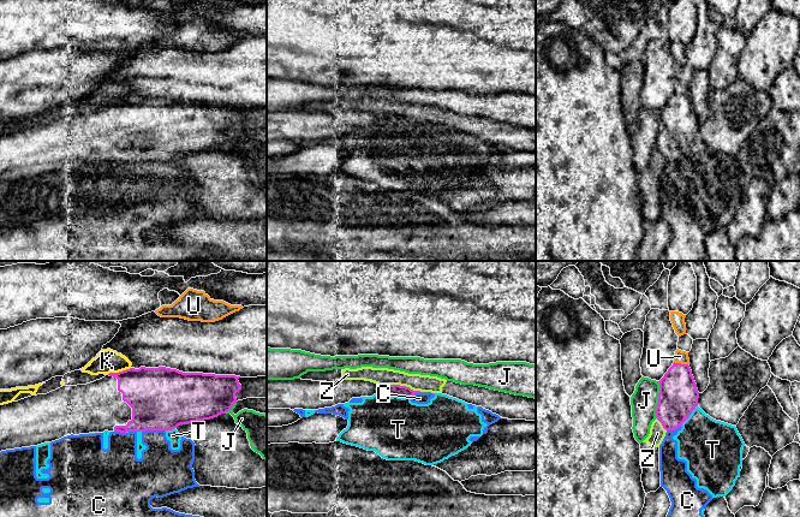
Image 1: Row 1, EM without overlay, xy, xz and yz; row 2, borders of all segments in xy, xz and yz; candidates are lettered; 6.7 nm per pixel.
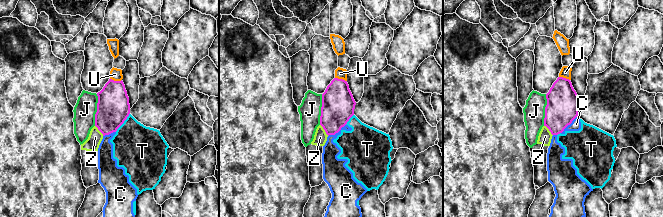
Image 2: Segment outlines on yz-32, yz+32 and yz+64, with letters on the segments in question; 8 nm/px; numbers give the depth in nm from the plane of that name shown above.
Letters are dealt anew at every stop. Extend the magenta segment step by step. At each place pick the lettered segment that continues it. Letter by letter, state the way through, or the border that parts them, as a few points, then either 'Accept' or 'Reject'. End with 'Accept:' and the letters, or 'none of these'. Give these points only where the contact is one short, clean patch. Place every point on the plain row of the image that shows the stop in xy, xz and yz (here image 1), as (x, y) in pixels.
C: Reject
J: Reject
K: Boundary: xy (130, 97), (108, 105). Reject
T: Reject
U: Reject
Z: Boundary: xz (387, 114), (405, 116), (413, 120), (427, 123). Reject
Accept: none of these

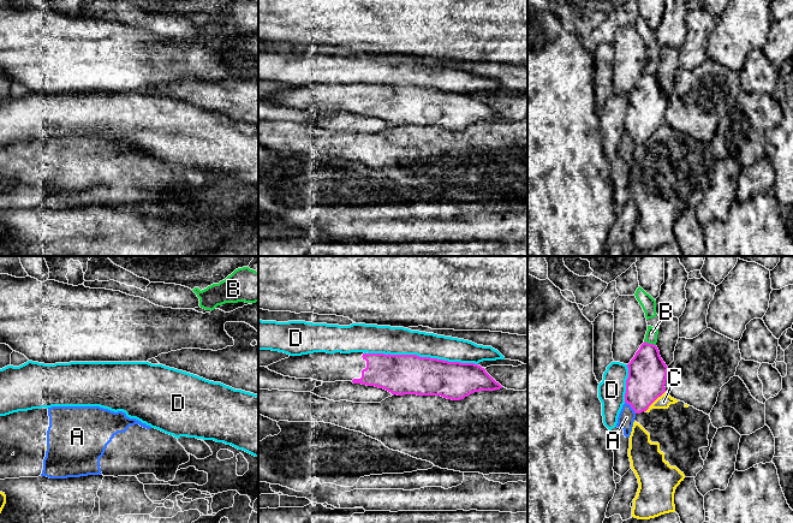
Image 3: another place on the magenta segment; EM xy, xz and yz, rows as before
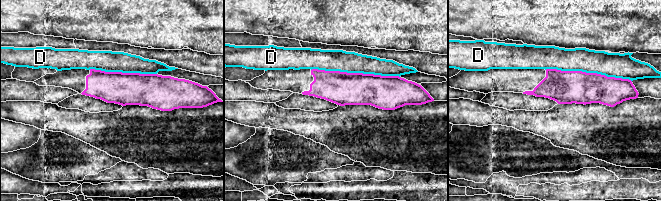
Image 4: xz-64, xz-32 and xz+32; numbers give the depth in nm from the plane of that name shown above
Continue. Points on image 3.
A: Boundary: yz (625, 132), (636, 143). Reject
B: Reject
C: Reject
D: Reject
Accept: none of these

